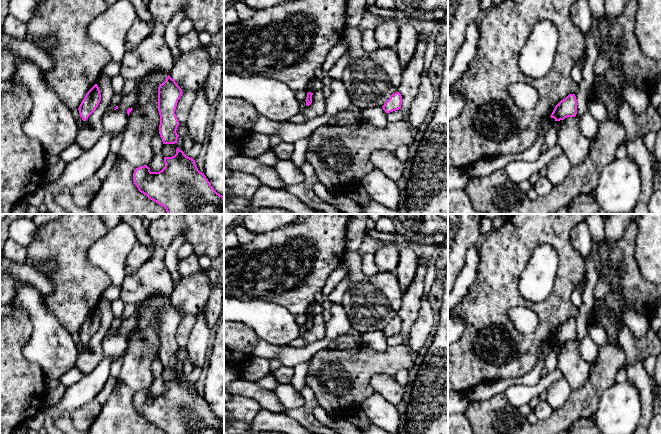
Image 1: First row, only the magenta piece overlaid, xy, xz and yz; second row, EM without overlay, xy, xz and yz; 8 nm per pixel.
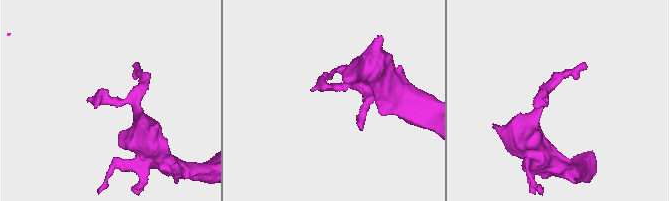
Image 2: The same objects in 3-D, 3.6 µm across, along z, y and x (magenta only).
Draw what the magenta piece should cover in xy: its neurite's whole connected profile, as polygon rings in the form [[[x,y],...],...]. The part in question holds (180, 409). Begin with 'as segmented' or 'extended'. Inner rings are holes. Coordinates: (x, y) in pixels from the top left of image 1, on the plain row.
as segmented; [[[177,371],[174,380],[164,381],[164,387],[165,391],[159,396],[151,396],[147,389],[134,394],[133,406],[141,417],[166,434],[224,434],[224,421],[214,414],[204,397],[198,394],[194,383]]]

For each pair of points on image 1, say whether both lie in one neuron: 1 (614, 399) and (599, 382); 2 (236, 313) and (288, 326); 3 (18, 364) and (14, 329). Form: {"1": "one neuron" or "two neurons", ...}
{"1": "two neurons", "2": "one neuron", "3": "one neuron"}

